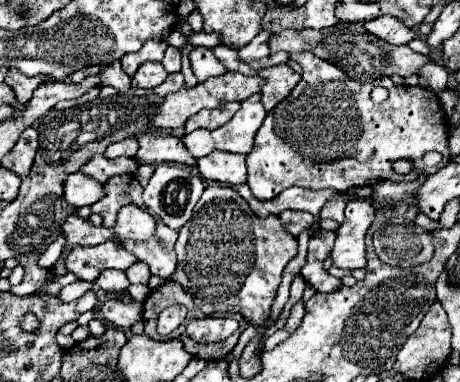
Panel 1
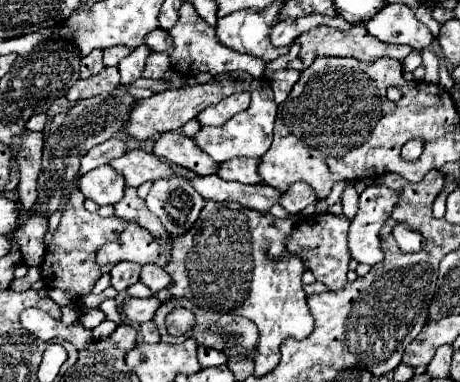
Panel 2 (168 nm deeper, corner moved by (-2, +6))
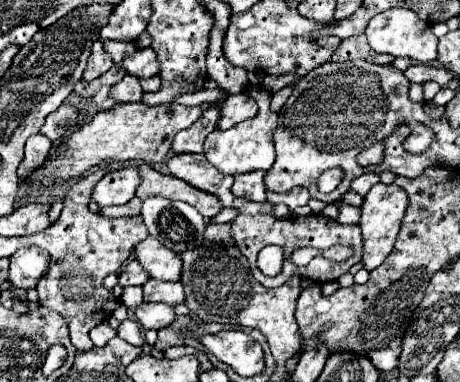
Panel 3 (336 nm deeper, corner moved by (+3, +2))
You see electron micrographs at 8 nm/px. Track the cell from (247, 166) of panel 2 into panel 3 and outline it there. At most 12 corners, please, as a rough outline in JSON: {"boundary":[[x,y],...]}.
{"boundary":[[265,172],[235,176],[233,194],[265,202]]}

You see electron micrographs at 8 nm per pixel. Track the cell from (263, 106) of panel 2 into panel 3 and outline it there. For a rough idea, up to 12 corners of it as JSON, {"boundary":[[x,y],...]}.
{"boundary":[[249,86],[257,118],[205,138],[221,174],[267,172],[275,162],[271,92]]}

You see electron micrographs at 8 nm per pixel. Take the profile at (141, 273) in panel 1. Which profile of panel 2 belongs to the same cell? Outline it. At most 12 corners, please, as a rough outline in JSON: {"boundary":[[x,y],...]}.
{"boundary":[[144,264],[140,280],[156,294],[170,276],[156,264]]}

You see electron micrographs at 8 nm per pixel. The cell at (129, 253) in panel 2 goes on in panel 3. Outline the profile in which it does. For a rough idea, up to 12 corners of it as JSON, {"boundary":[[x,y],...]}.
{"boundary":[[155,238],[137,246],[135,258],[151,278],[181,280],[179,254]]}

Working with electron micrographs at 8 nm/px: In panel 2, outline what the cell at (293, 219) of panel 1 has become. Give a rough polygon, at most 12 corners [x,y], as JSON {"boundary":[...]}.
{"boundary":[[296,182],[280,198],[290,214],[300,214],[316,202],[306,182]]}

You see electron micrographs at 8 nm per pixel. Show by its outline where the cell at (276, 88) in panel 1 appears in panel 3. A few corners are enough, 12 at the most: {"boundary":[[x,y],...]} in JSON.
{"boundary":[[291,86],[281,88],[271,98],[271,110],[279,112],[291,96]]}

